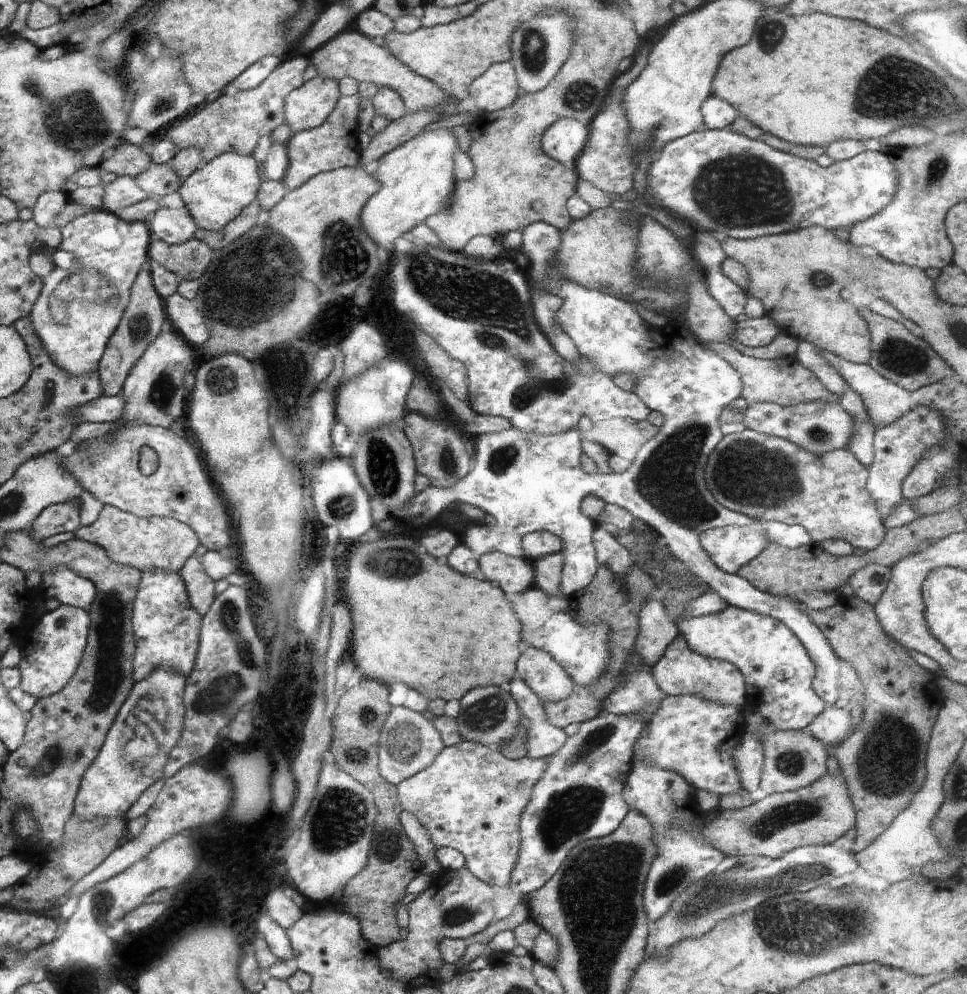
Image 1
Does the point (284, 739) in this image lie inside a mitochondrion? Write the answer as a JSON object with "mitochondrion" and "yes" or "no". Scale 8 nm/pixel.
{"mitochondrion":"no"}

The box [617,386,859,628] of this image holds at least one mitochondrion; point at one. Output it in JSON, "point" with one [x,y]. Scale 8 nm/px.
{"point":[668,481]}

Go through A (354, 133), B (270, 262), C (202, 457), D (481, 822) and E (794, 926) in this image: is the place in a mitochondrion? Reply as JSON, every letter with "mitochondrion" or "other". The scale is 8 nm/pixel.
{"A":"other","B":"mitochondrion","C":"other","D":"other","E":"mitochondrion"}

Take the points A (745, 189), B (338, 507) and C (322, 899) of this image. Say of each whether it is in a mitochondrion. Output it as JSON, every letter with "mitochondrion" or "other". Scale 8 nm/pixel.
{"A":"mitochondrion","B":"mitochondrion","C":"other"}

